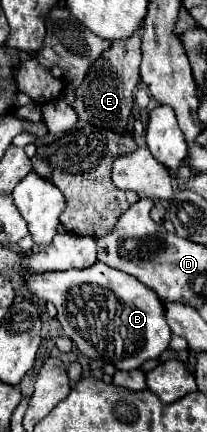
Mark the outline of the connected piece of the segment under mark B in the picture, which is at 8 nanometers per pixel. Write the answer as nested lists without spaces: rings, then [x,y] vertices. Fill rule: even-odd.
[[[97,262],[93,268],[85,268],[85,272],[25,274],[25,282],[35,296],[45,298],[57,308],[63,334],[69,336],[87,358],[103,360],[117,370],[133,370],[149,358],[159,358],[169,346],[171,328],[165,320],[161,298],[121,270]]]

